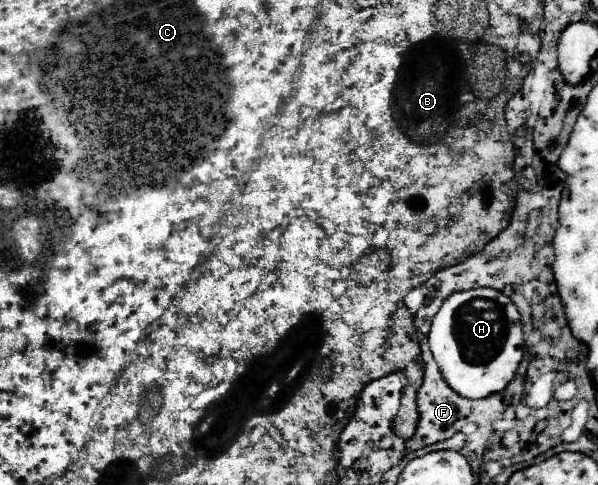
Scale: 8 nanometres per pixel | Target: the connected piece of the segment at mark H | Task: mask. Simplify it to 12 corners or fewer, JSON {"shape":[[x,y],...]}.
{"shape":[[494,288],[450,294],[430,350],[464,398],[502,392],[522,360],[516,306]]}

